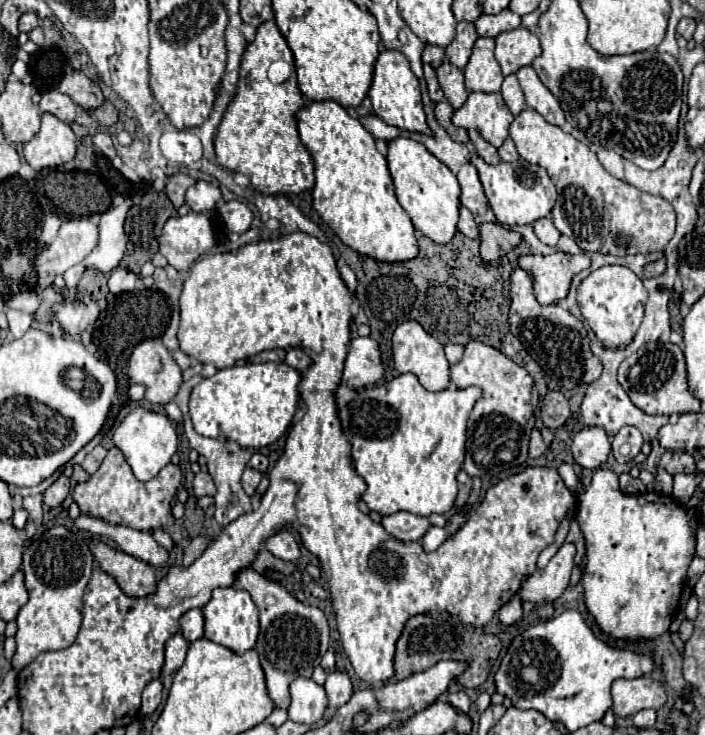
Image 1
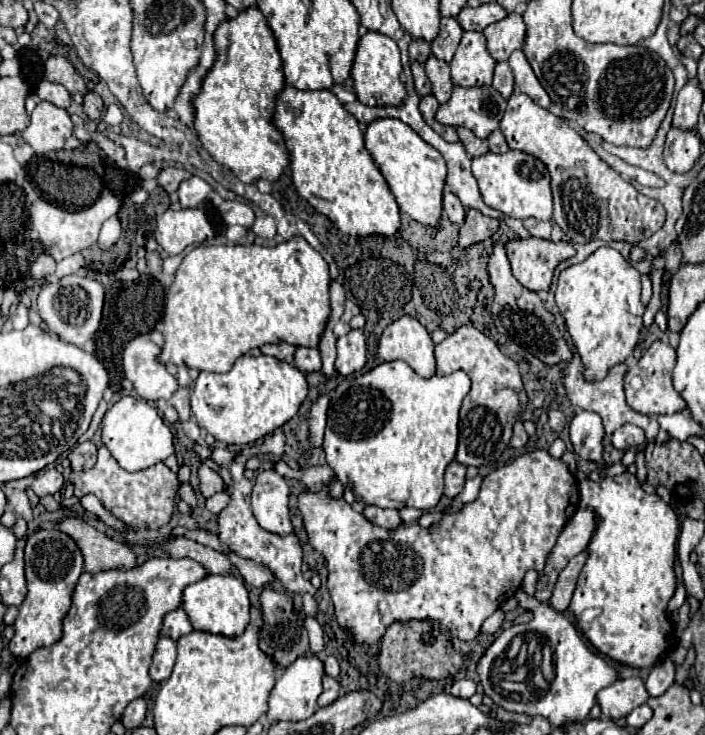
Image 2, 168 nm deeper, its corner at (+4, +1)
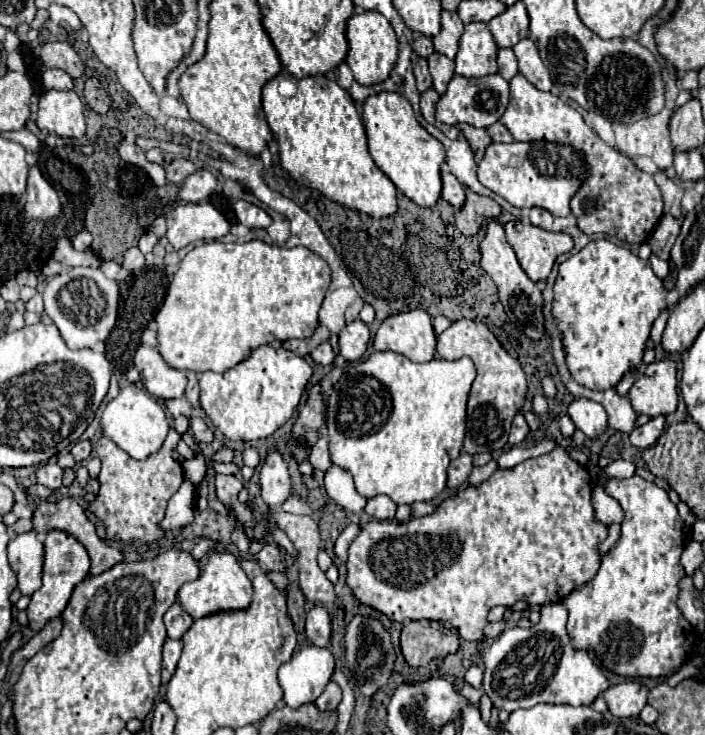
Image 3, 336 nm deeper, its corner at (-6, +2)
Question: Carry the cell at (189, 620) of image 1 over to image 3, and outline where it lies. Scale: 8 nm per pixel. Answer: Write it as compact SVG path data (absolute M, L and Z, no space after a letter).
M174 603L164 615L166 633L170 639L182 639L182 635L188 631L188 627L192 623L194 623L194 619L180 607L180 603Z

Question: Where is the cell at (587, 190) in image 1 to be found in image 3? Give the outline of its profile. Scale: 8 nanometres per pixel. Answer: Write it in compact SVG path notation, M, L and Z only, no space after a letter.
M518 73L510 79L510 101L500 121L508 127L516 141L546 139L556 143L568 143L584 153L590 179L580 187L580 191L572 197L570 203L578 227L584 233L604 233L632 245L640 245L650 237L652 229L658 225L664 213L658 185L654 183L652 175L640 171L628 155L606 145L584 123L582 115L574 107L570 107L566 101L552 93L536 89L524 75Z

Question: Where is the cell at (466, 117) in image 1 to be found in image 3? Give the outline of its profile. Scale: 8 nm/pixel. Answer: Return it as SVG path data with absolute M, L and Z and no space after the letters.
M500 73L478 77L478 79L454 75L452 81L448 83L446 93L436 103L436 119L440 123L446 123L446 125L470 123L474 127L490 127L504 113L504 107L508 105L508 97L510 97L508 81Z

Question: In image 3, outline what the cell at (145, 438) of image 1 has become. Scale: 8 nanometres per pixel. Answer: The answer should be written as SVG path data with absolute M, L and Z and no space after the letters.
M128 383L120 389L120 393L106 405L102 413L102 435L112 439L120 449L124 449L134 459L146 459L156 453L168 433L170 425L166 421L166 413L162 405L148 391L138 387L136 383Z

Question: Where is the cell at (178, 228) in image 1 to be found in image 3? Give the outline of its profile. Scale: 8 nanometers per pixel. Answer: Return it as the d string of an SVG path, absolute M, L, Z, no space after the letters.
M186 203L178 205L168 217L166 239L174 249L182 249L188 243L202 239L220 239L230 231L230 223L210 203Z

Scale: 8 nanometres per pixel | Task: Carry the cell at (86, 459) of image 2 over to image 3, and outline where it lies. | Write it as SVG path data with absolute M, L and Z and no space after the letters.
M78 441L74 447L72 447L72 457L76 459L76 461L86 461L88 457L90 457L90 441Z

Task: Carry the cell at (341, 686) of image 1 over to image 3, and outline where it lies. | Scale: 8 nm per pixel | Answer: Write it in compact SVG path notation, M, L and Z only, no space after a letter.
M330 681L330 683L326 685L324 693L314 701L314 705L316 705L320 711L334 711L334 709L338 707L338 703L340 703L340 697L342 697L340 687L338 687L334 681Z

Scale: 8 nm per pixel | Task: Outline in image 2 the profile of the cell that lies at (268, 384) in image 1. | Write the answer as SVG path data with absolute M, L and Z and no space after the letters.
M240 356L226 374L200 372L190 396L192 416L218 442L240 448L292 420L308 394L304 374L272 356Z

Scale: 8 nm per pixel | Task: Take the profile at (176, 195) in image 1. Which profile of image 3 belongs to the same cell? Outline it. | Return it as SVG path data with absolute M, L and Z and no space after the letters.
M174 159L172 163L166 165L166 179L168 179L170 183L182 185L184 179L186 179L192 171L196 171L196 165L194 165L192 161L188 161L188 159Z

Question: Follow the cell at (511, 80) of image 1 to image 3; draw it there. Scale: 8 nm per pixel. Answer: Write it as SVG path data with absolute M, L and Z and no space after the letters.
M498 49L498 59L496 59L496 63L498 63L498 73L500 73L506 81L510 81L512 75L518 73L516 55L514 55L512 49Z

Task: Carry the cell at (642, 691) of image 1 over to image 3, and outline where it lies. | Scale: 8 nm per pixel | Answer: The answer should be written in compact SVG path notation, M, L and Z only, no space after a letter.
M638 681L612 685L602 693L608 711L616 717L638 717L646 705L648 689Z

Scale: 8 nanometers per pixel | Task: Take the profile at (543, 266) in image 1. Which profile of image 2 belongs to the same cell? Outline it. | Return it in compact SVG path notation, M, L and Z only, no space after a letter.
M540 238L512 240L506 244L506 252L516 280L532 292L550 290L556 266L576 254L570 242L554 244Z

